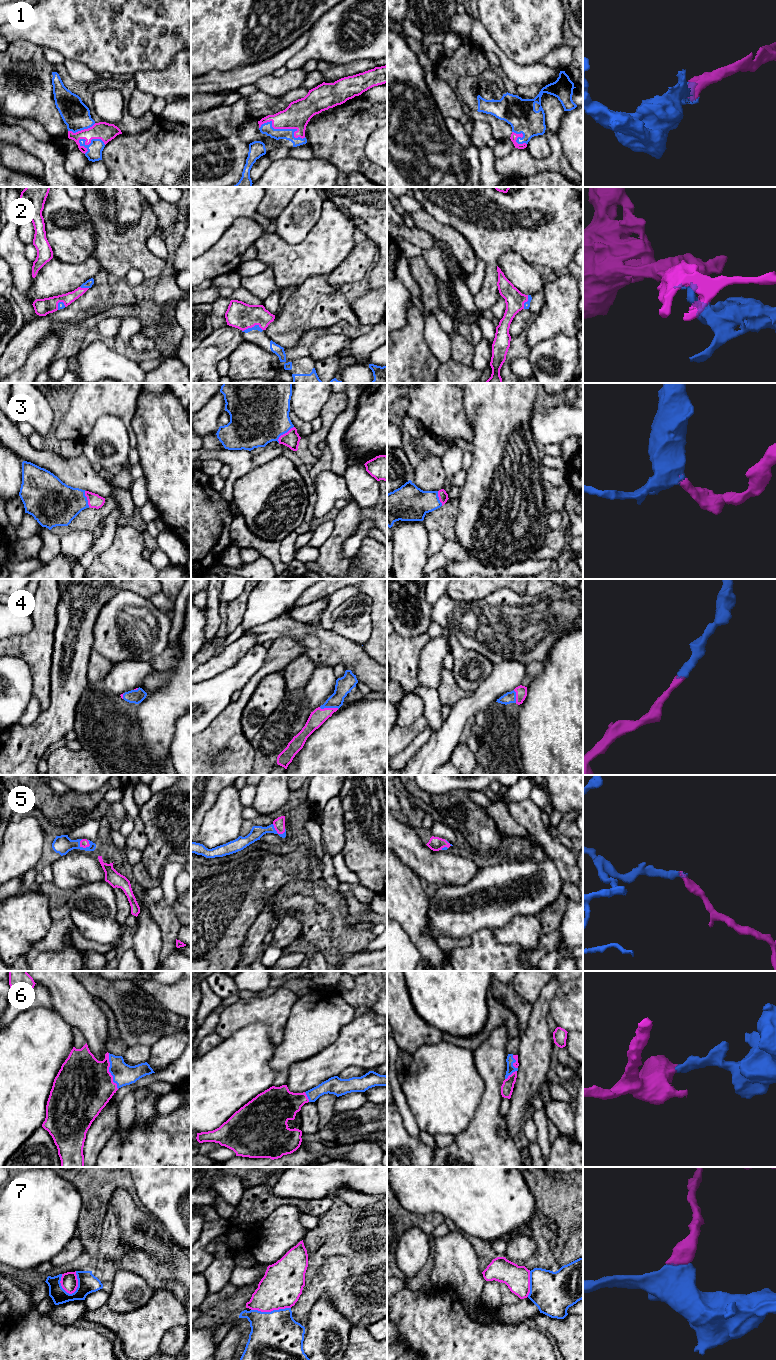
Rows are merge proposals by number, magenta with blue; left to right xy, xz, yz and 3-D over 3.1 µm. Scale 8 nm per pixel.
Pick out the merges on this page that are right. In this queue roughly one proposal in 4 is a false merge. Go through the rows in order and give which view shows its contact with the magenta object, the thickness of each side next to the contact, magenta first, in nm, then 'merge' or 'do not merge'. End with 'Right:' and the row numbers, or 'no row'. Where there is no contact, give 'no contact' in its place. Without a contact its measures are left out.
1: xz | 200/90 nm | merge
2: xz | 220/50 nm | merge
3: xz | 140/480 nm | merge
4: xz | 120/140 nm | merge
5: xy | 70/150 nm | merge
6: xy | 460/180 nm | merge
7: xy | 140/160 nm | do not merge
Right: 1, 2, 3, 4, 5, 6

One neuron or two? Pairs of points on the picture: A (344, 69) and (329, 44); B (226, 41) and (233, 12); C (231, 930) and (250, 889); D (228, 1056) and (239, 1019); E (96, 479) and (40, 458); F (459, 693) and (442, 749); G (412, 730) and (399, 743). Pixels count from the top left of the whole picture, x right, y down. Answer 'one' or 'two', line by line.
A: two
B: one
C: one
D: two
E: one
F: two
G: one

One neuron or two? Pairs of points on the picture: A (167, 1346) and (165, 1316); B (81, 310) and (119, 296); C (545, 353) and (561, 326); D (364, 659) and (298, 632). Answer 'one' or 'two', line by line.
A: two
B: one
C: two
D: one

